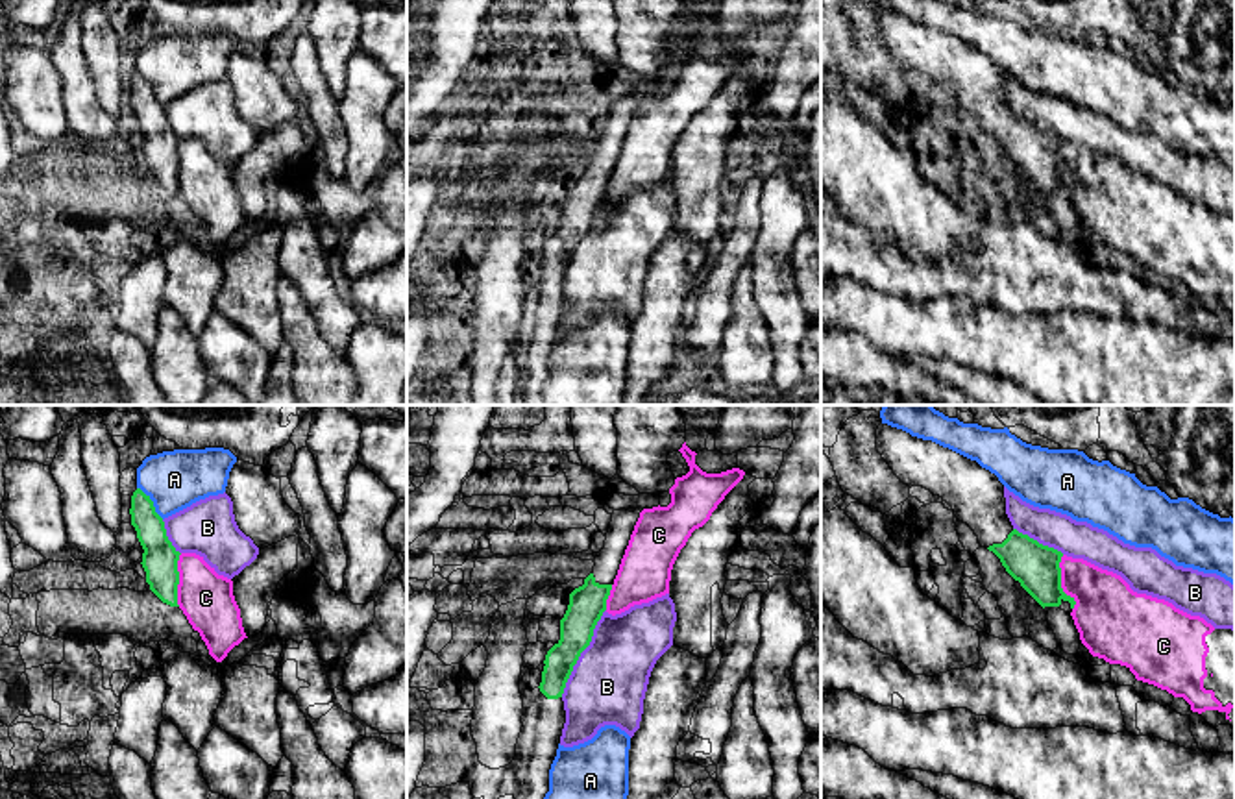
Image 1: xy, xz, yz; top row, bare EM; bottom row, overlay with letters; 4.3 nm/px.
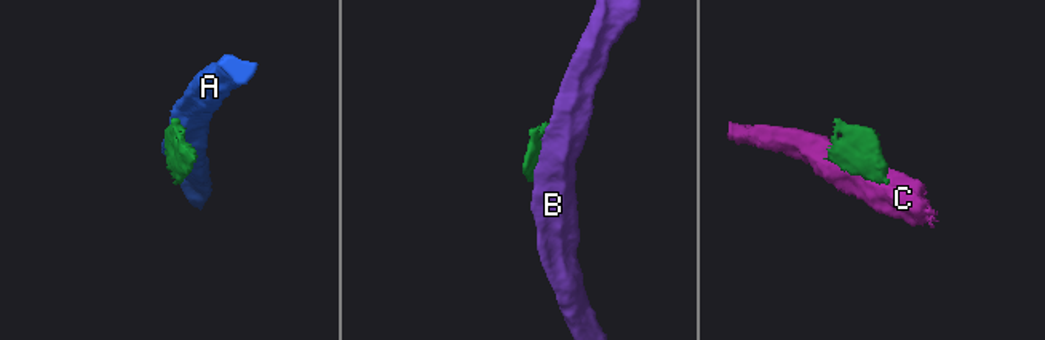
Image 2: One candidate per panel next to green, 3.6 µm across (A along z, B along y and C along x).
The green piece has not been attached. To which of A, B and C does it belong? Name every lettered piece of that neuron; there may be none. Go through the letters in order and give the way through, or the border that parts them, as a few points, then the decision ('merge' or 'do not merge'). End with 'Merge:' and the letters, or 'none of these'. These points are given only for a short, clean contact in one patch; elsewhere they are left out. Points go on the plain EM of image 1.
A: along xy (137, 73), (163, 104) | do not merge
B: do not merge
C: do not merge
Merge: none of these

